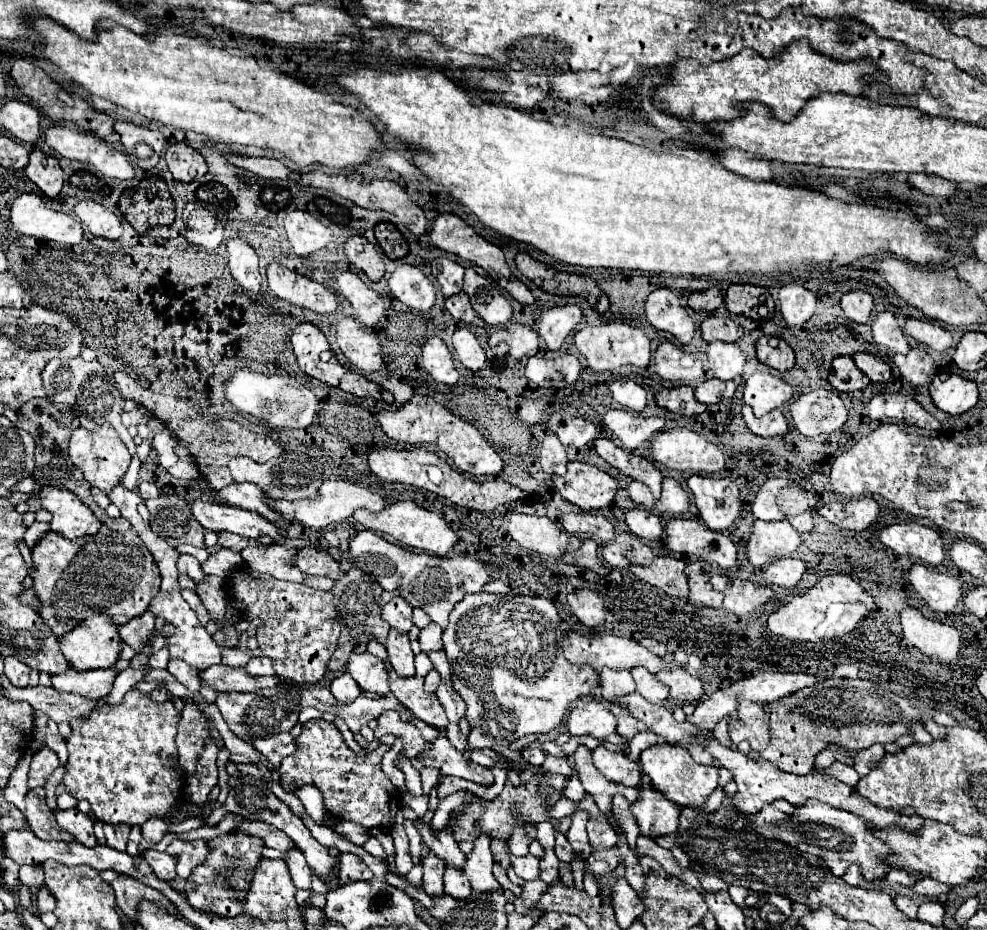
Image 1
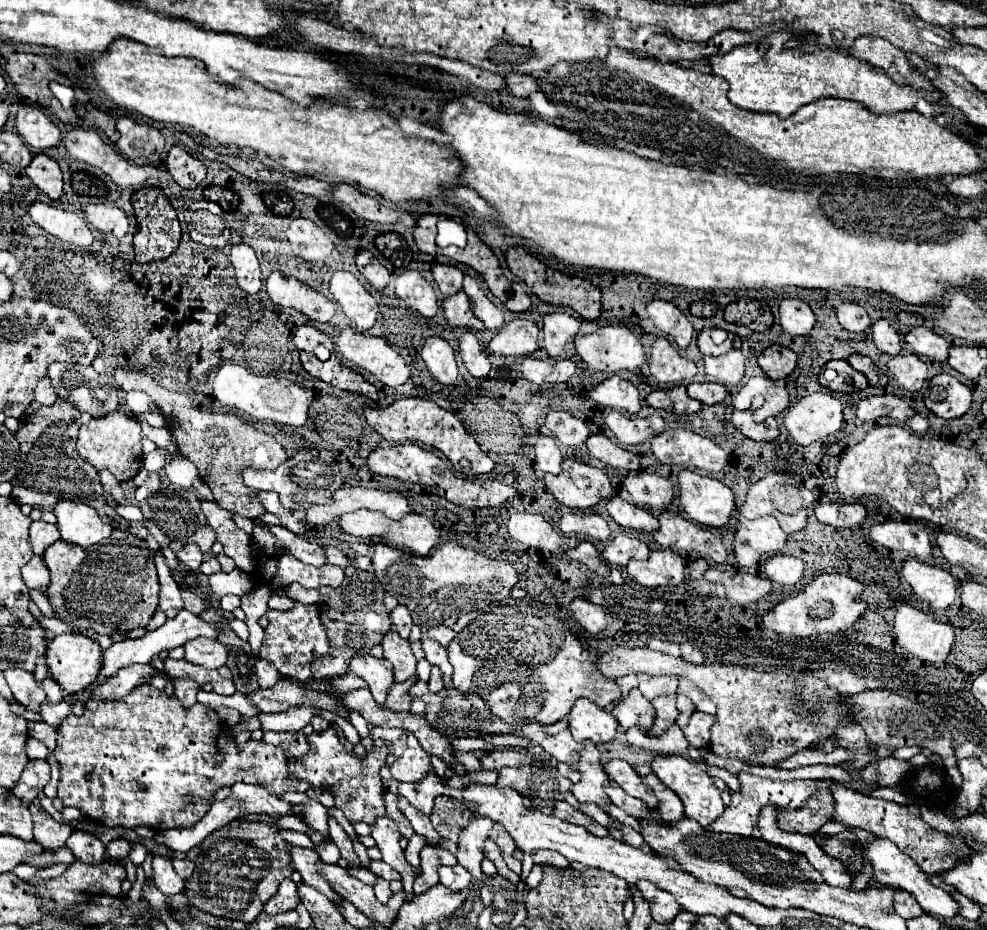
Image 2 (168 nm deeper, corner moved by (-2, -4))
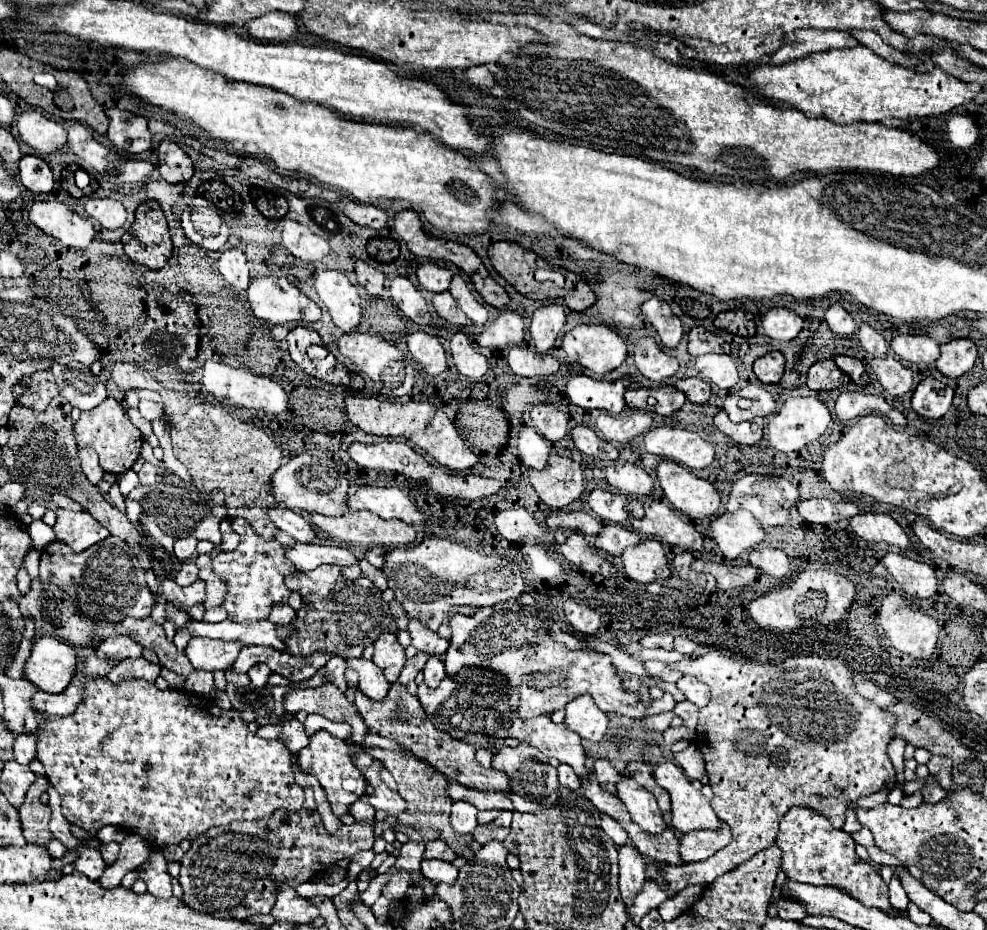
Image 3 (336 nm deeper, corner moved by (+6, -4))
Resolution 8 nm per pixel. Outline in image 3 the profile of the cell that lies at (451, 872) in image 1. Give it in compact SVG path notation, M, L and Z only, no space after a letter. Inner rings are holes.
M422 860L422 874L434 884L440 884L440 882L450 884L450 882L456 882L458 868L444 860Z

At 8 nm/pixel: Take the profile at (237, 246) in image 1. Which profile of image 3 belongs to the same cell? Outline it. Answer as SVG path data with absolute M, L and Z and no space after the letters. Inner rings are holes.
M230 248L224 250L218 258L218 272L222 274L222 278L236 290L244 292L250 284L250 276L248 276L248 264L246 264L246 256L242 250Z

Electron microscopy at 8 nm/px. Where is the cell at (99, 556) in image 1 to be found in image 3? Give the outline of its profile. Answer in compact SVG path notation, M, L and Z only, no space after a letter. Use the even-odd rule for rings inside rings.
M118 536L98 542L98 546L90 546L90 550L82 554L74 554L70 546L58 540L50 542L42 550L40 580L58 586L68 598L74 598L78 616L90 618L92 622L120 622L122 618L142 620L148 618L154 608L154 594L144 580L144 570L130 544Z

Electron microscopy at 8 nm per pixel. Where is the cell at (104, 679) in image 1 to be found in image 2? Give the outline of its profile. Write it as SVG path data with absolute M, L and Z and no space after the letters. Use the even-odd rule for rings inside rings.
M134 664L128 666L126 670L118 670L118 674L114 678L110 678L110 682L104 682L96 692L94 698L102 700L110 700L110 698L122 698L128 696L134 688L150 682L156 674L156 668L152 664Z

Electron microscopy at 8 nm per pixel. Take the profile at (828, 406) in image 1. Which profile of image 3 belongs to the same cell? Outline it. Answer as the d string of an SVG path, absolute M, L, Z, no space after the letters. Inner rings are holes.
M790 398L768 422L770 444L780 452L794 452L818 440L832 424L832 414L818 398Z

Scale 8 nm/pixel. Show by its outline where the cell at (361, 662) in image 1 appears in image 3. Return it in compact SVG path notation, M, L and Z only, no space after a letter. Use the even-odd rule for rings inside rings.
M348 658L346 660L348 666L352 670L358 672L360 676L360 690L372 698L372 700L382 700L388 694L390 682L386 684L386 676L382 674L382 670L372 662L372 660L364 660L364 658Z

